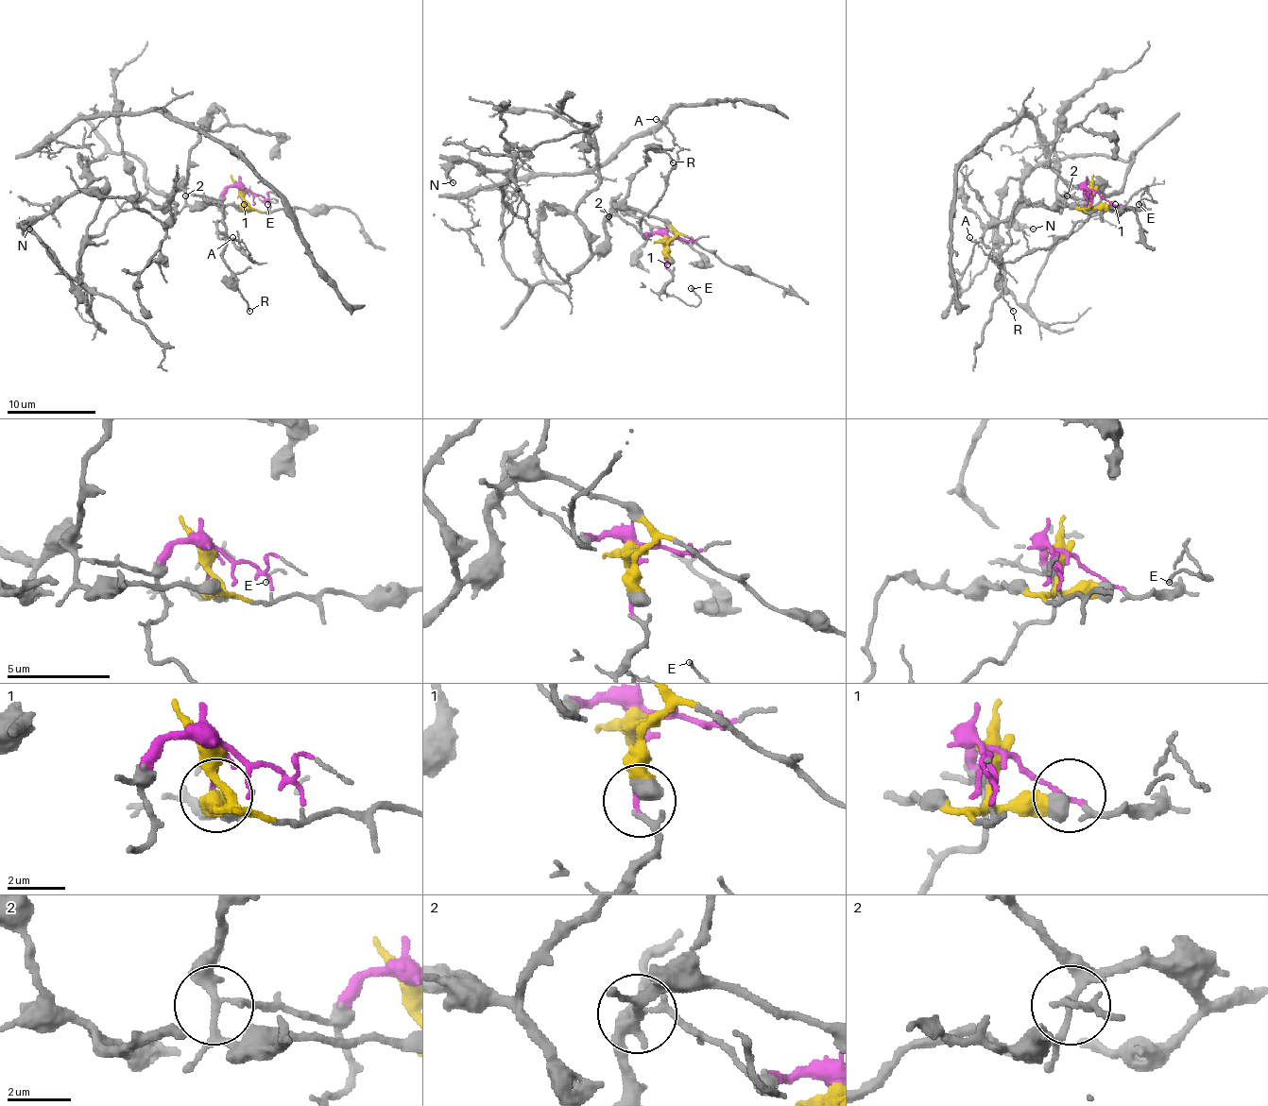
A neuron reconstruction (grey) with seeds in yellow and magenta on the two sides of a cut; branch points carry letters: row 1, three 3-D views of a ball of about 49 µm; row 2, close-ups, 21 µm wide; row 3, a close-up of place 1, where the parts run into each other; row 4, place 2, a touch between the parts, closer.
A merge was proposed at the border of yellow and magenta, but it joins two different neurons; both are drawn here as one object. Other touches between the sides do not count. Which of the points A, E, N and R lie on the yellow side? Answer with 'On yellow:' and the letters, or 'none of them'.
On yellow: N, R

